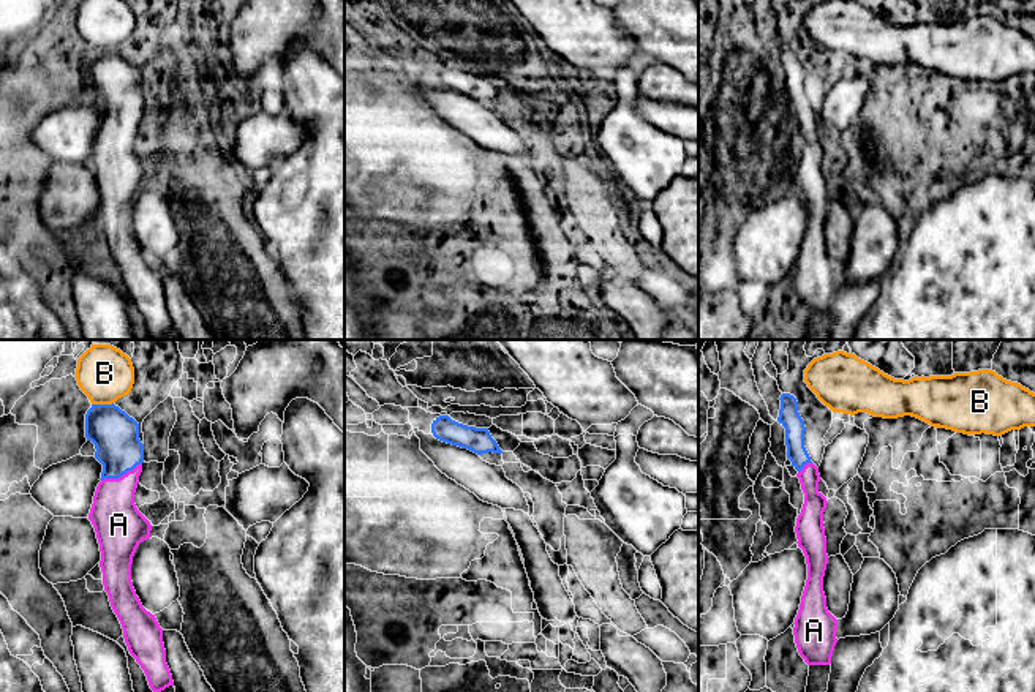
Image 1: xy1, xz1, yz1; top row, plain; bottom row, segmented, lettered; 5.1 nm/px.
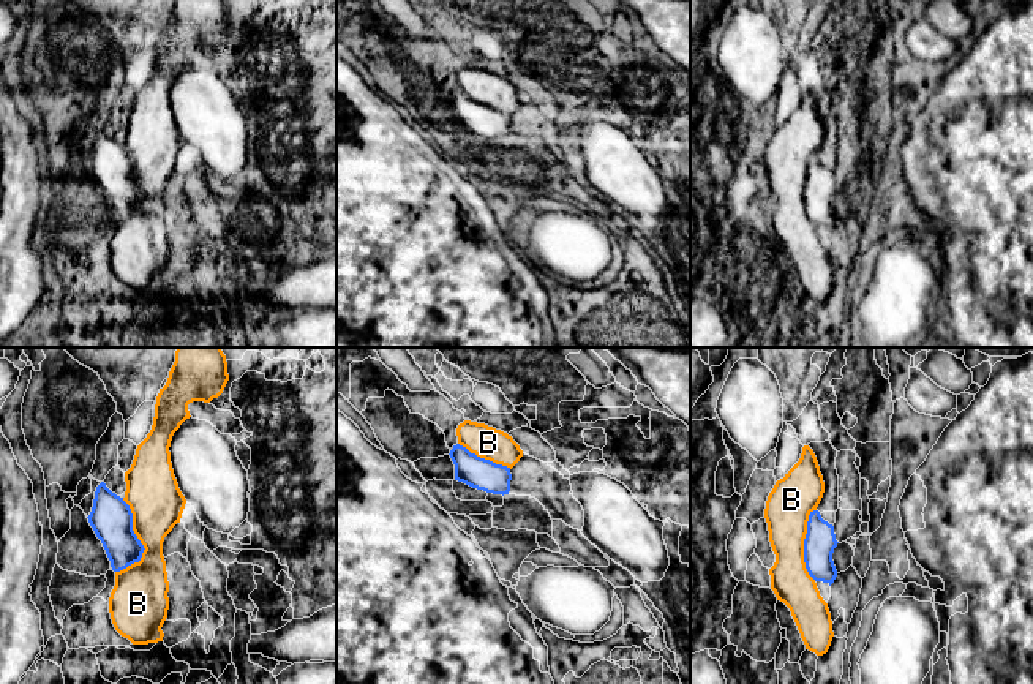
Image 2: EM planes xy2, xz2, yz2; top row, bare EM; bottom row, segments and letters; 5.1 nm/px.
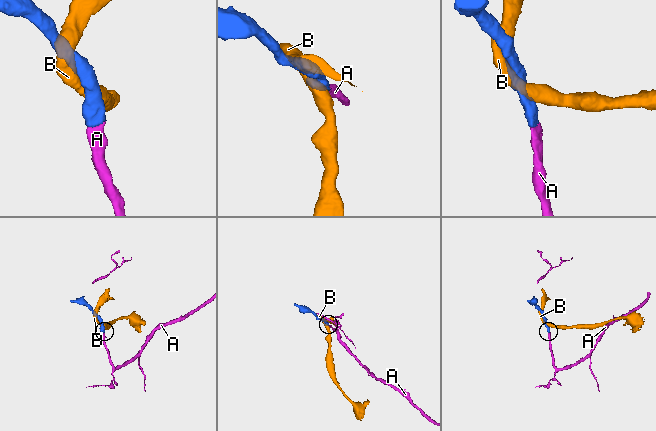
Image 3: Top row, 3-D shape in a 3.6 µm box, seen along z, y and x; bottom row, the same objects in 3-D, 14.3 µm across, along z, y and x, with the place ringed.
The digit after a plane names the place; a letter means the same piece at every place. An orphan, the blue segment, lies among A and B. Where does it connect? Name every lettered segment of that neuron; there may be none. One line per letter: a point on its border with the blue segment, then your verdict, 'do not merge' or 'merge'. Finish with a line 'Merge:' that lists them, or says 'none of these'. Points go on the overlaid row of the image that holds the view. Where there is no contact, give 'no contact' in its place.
A: xy1 (120, 476) | merge
B: xy2 (139, 541) | do not merge
Merge: A

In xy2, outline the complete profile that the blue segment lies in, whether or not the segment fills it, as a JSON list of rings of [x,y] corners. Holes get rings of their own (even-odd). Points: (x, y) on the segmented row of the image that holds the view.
[[[104,482],[96,487],[93,507],[87,518],[101,540],[114,572],[141,561],[145,548],[133,531],[131,509]]]

